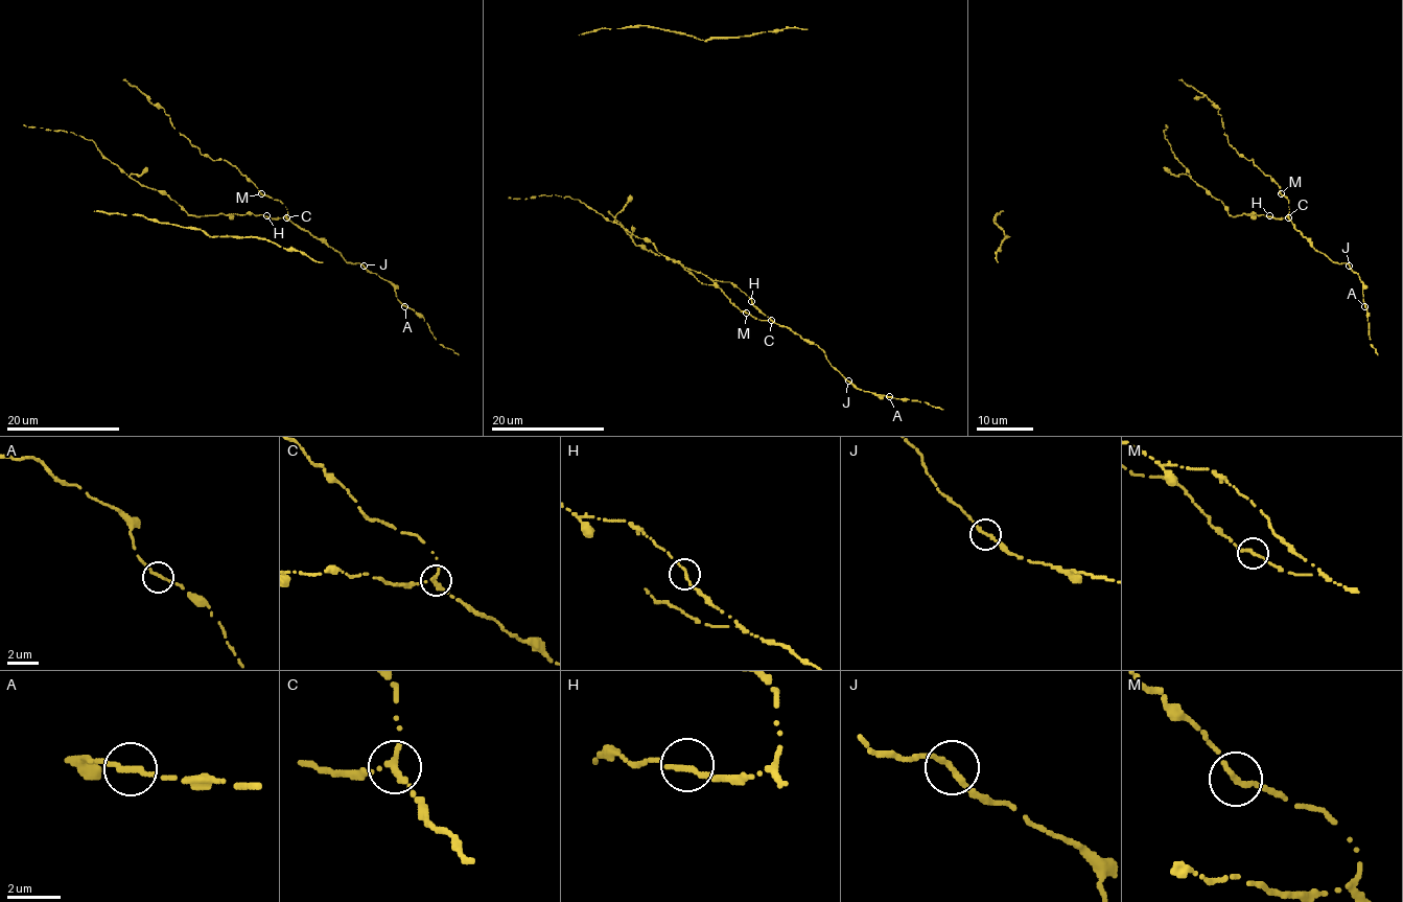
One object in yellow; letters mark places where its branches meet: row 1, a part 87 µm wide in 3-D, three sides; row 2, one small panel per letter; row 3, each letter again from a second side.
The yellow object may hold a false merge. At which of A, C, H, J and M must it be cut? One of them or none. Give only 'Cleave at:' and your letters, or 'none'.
Cleave at: none

